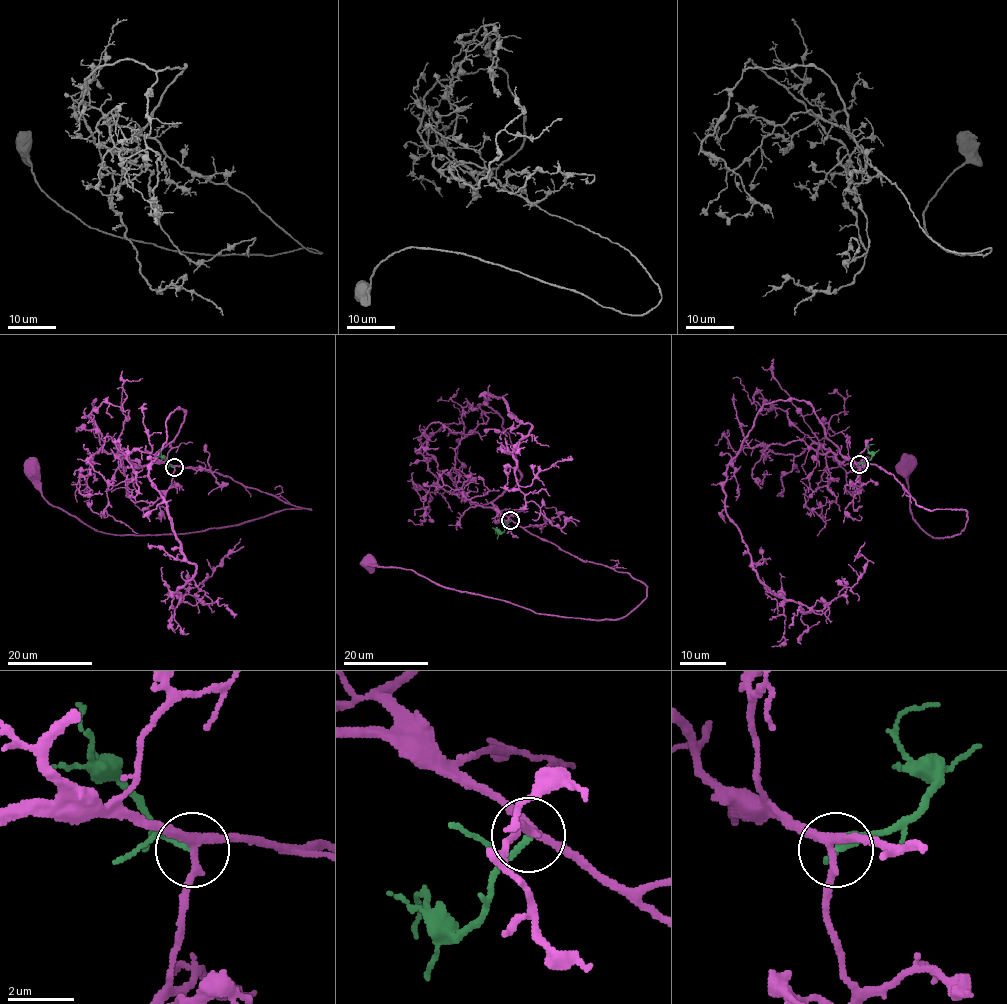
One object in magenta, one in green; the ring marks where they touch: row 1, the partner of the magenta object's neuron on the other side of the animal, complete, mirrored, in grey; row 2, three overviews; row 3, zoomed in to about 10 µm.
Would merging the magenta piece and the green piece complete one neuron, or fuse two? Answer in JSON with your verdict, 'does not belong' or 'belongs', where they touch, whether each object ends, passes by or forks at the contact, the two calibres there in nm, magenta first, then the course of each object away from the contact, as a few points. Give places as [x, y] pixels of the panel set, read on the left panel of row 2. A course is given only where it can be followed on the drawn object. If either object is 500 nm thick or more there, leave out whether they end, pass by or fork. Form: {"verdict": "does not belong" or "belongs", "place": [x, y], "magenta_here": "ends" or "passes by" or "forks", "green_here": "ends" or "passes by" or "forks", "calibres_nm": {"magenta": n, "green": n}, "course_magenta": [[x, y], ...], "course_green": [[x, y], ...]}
{"verdict": "does not belong", "place": [174, 467], "magenta_here": "forks", "green_here": "ends", "calibres_nm": {"magenta": 240, "green": 160}, "course_magenta": [[174, 467], [218, 472], [310, 509], [284, 509], [198, 531], [114, 535], [52, 506], [42, 495], [29, 458]], "course_green": [[174, 467], [159, 449]]}

